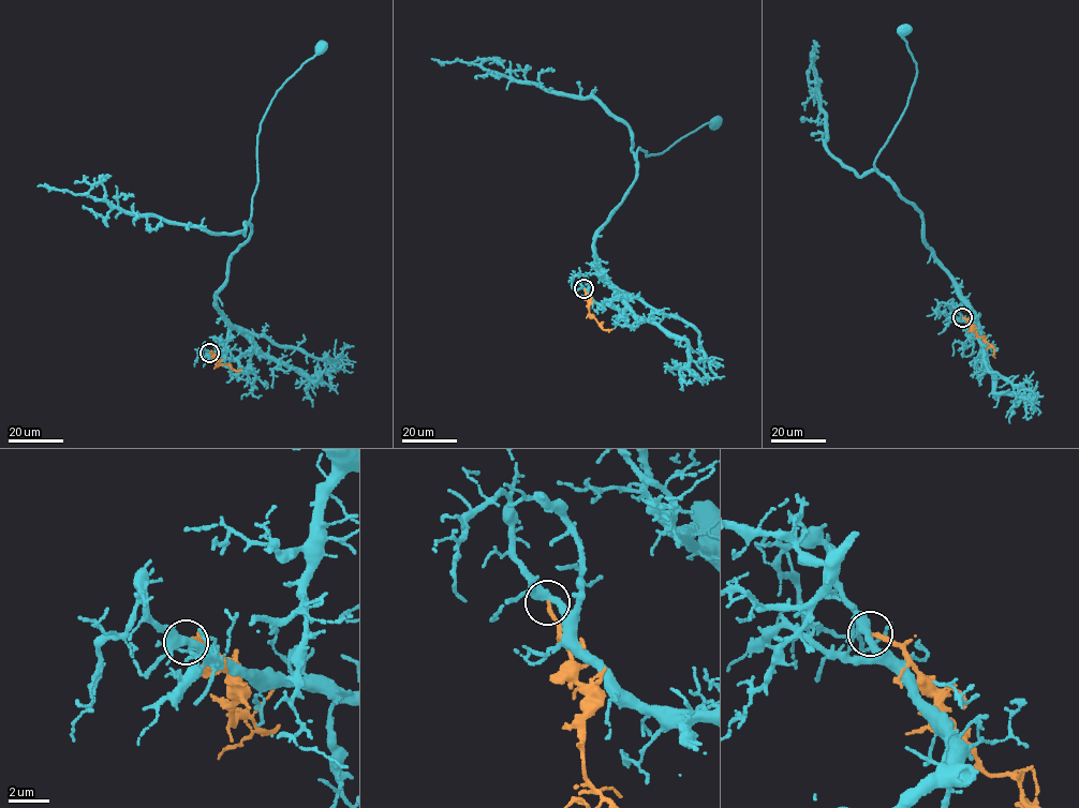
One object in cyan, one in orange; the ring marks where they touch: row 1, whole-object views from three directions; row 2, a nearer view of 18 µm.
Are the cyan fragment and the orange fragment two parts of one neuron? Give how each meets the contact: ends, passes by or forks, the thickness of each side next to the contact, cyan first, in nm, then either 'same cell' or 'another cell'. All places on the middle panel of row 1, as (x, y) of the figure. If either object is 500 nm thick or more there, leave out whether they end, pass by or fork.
cyan forks; orange ends; calibres 340 and 200 nm; another cell

